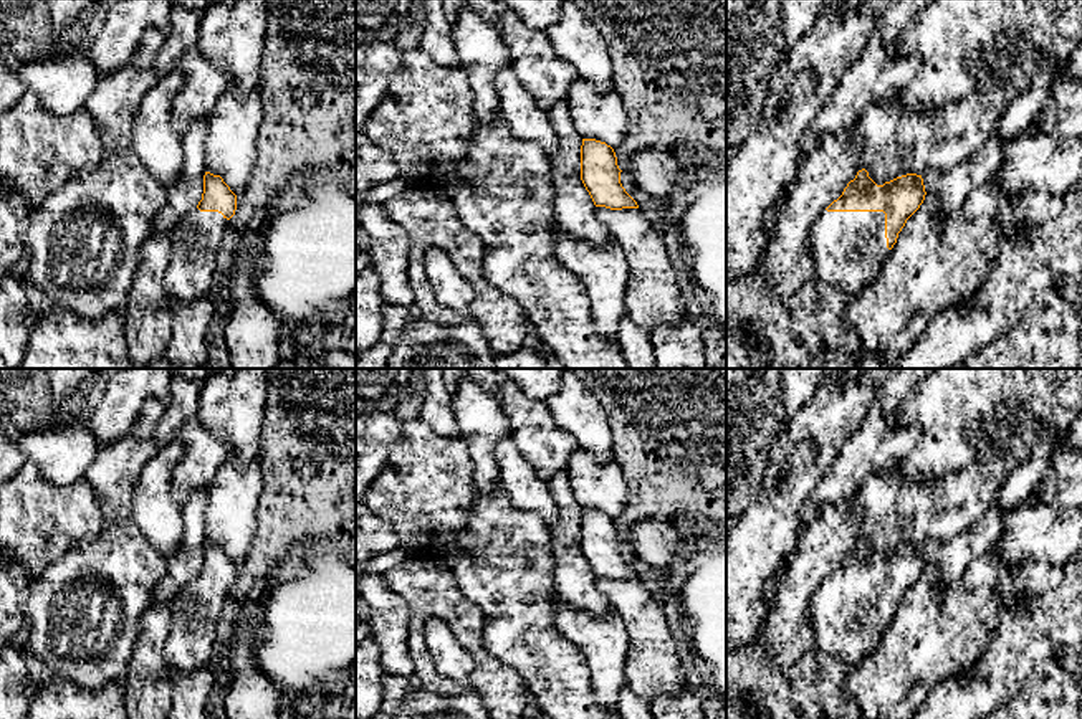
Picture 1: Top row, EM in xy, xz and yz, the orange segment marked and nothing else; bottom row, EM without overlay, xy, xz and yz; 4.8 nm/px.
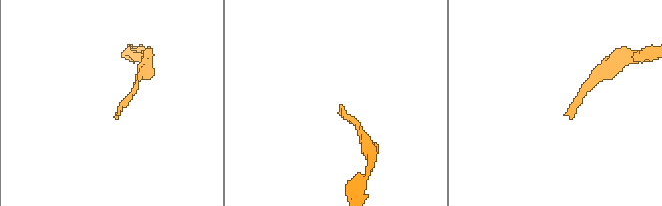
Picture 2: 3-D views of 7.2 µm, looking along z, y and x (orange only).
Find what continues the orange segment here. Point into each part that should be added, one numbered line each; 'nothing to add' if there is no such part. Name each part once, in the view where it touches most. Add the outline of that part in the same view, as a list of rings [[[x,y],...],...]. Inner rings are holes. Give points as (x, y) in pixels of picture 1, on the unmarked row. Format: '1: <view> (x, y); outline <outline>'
1: yz (847, 619); outline [[[827,582],[814,593],[809,625],[817,651],[859,666],[882,641],[890,621],[883,582]]]

